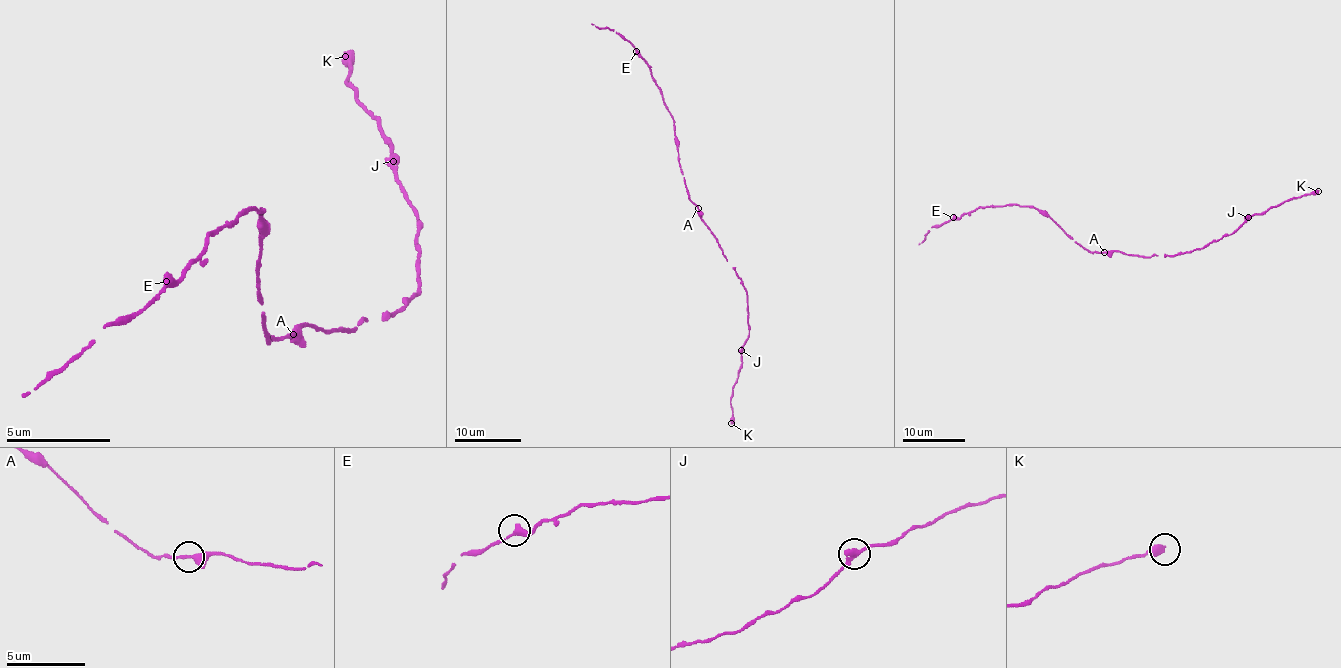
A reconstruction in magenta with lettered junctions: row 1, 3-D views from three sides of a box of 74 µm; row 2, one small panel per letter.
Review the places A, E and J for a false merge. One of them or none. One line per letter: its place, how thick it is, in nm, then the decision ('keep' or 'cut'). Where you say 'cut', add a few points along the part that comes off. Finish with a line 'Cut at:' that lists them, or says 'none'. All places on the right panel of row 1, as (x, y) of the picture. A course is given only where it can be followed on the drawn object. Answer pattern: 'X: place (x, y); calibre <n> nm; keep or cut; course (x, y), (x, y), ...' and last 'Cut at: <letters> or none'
A: place (1104, 252); calibre 280 nm; keep
E: place (953, 217); calibre 320 nm; keep
J: place (1248, 217); calibre 300 nm; keep
Cut at: none

